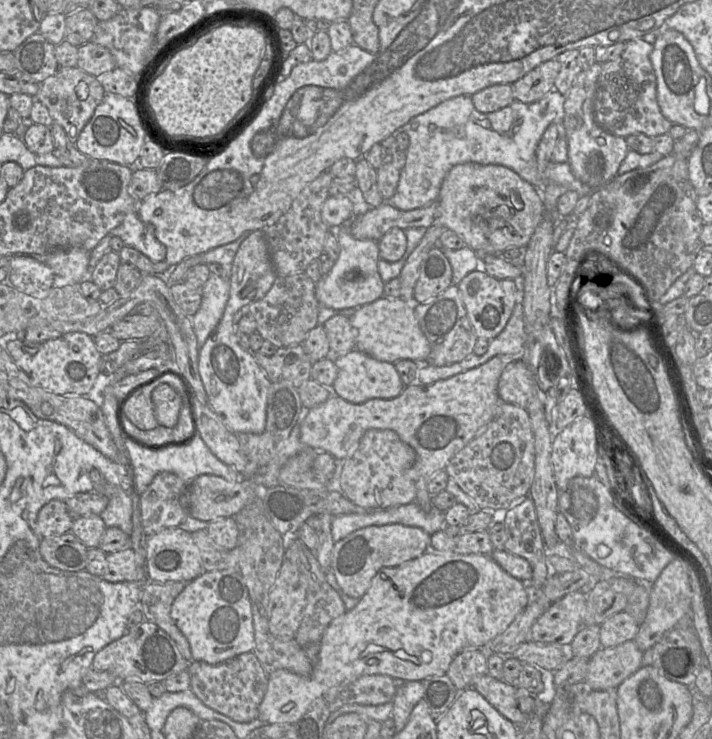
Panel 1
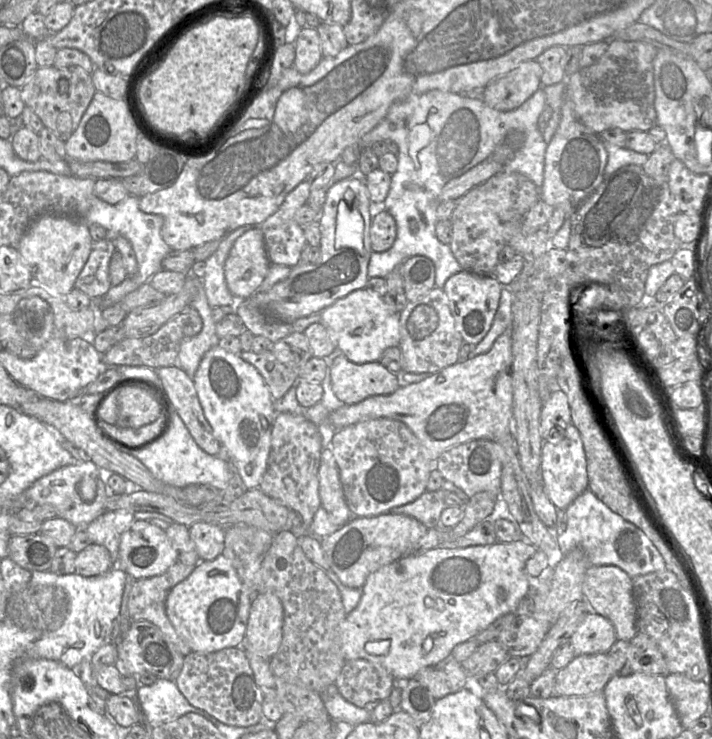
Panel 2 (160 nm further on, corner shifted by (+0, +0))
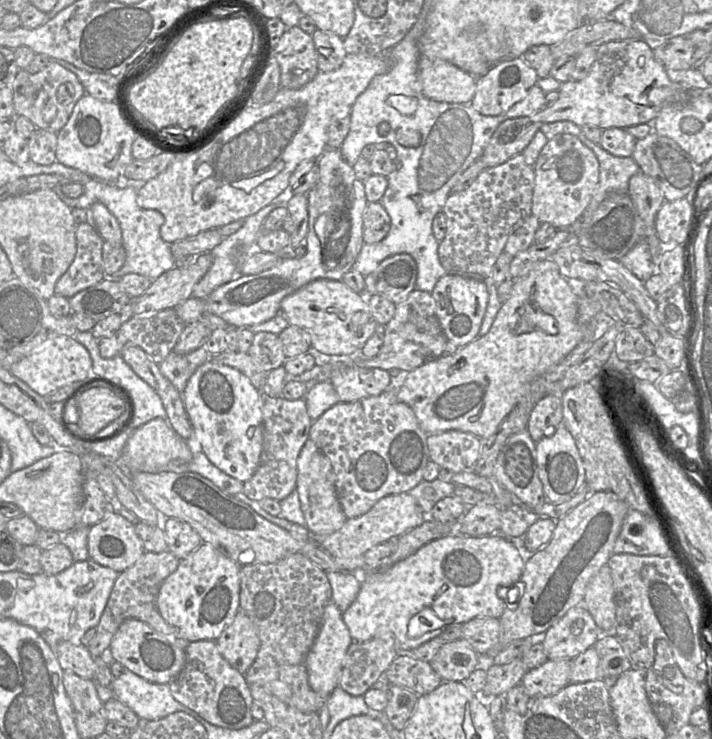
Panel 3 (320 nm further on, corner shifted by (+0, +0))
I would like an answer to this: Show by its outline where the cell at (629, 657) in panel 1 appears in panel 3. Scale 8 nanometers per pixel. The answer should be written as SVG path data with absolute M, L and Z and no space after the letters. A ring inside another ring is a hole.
M547 660L528 670L520 685L530 697L552 696L567 686L570 681L571 660Z

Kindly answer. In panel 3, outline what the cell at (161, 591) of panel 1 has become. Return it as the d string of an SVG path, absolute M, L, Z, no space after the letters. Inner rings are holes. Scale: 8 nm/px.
M144 552L144 554L128 569L120 573L116 579L106 607L96 626L96 633L87 645L90 654L95 657L105 656L110 643L120 625L130 618L135 618L148 624L158 633L173 639L182 649L186 649L189 641L181 633L169 625L161 616L157 607L157 597L163 581L178 567L180 560L171 552Z

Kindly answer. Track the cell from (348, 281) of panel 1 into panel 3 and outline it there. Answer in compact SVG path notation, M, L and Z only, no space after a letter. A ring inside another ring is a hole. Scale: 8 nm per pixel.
M327 148L317 159L319 179L317 184L306 194L308 199L308 231L306 235L306 253L301 258L283 259L274 267L253 275L237 275L232 281L219 286L205 298L190 297L174 309L179 318L190 324L204 314L214 314L237 328L249 328L268 321L280 313L282 300L317 279L340 281L352 266L364 244L362 215L368 204L364 183L359 180L352 166L341 155L340 149Z

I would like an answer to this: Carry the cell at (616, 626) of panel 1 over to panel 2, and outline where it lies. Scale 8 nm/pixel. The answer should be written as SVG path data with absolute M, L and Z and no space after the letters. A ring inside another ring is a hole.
M590 611L568 640L576 655L582 655L607 653L617 637L613 624L607 618Z

